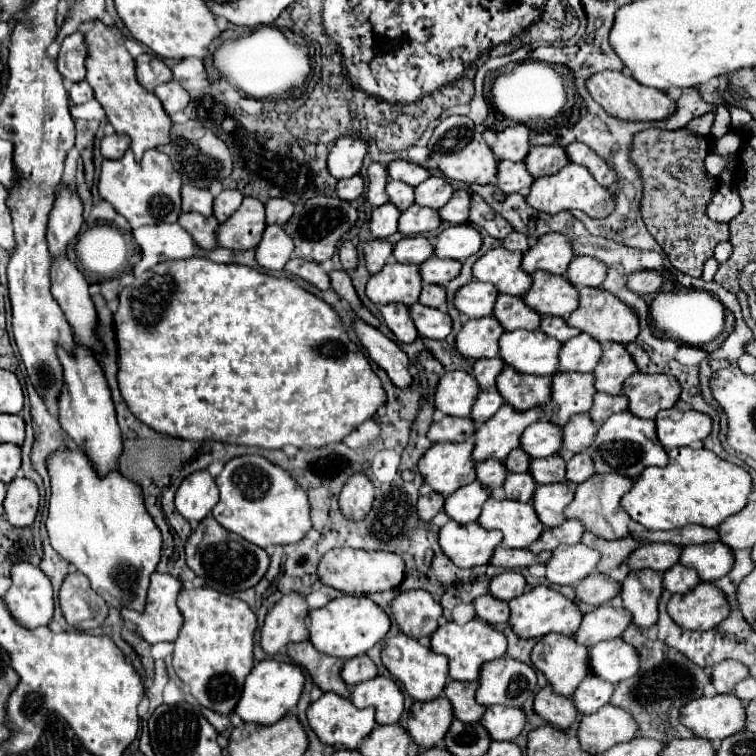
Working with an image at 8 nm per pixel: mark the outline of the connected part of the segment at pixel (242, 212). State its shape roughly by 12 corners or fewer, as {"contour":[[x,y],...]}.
{"contour":[[245,197],[217,231],[219,247],[247,251],[261,243],[265,207]]}

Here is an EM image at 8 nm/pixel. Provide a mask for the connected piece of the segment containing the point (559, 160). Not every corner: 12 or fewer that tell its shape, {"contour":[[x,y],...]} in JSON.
{"contour":[[561,145],[531,147],[525,165],[533,177],[569,163]]}

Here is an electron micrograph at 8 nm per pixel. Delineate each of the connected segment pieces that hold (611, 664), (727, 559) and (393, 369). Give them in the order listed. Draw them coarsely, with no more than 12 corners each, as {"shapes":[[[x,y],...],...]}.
{"shapes":[[[621,637],[591,647],[591,671],[613,685],[635,675],[637,649]],[[725,543],[689,545],[679,563],[695,567],[701,581],[717,581],[733,569]],[[365,321],[355,325],[369,357],[393,385],[411,387],[407,353]]]}

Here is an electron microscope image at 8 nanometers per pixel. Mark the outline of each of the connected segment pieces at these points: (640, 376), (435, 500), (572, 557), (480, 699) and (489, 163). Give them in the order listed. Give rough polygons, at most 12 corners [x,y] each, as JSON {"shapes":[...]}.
{"shapes":[[[633,373],[629,411],[655,419],[679,401],[673,375]],[[433,491],[419,497],[421,519],[431,521],[443,511],[443,495]],[[587,545],[557,547],[547,579],[577,585],[597,573],[601,553]],[[511,657],[481,669],[477,703],[523,707],[537,685]],[[469,117],[443,119],[431,141],[447,179],[487,185],[497,159]]]}

